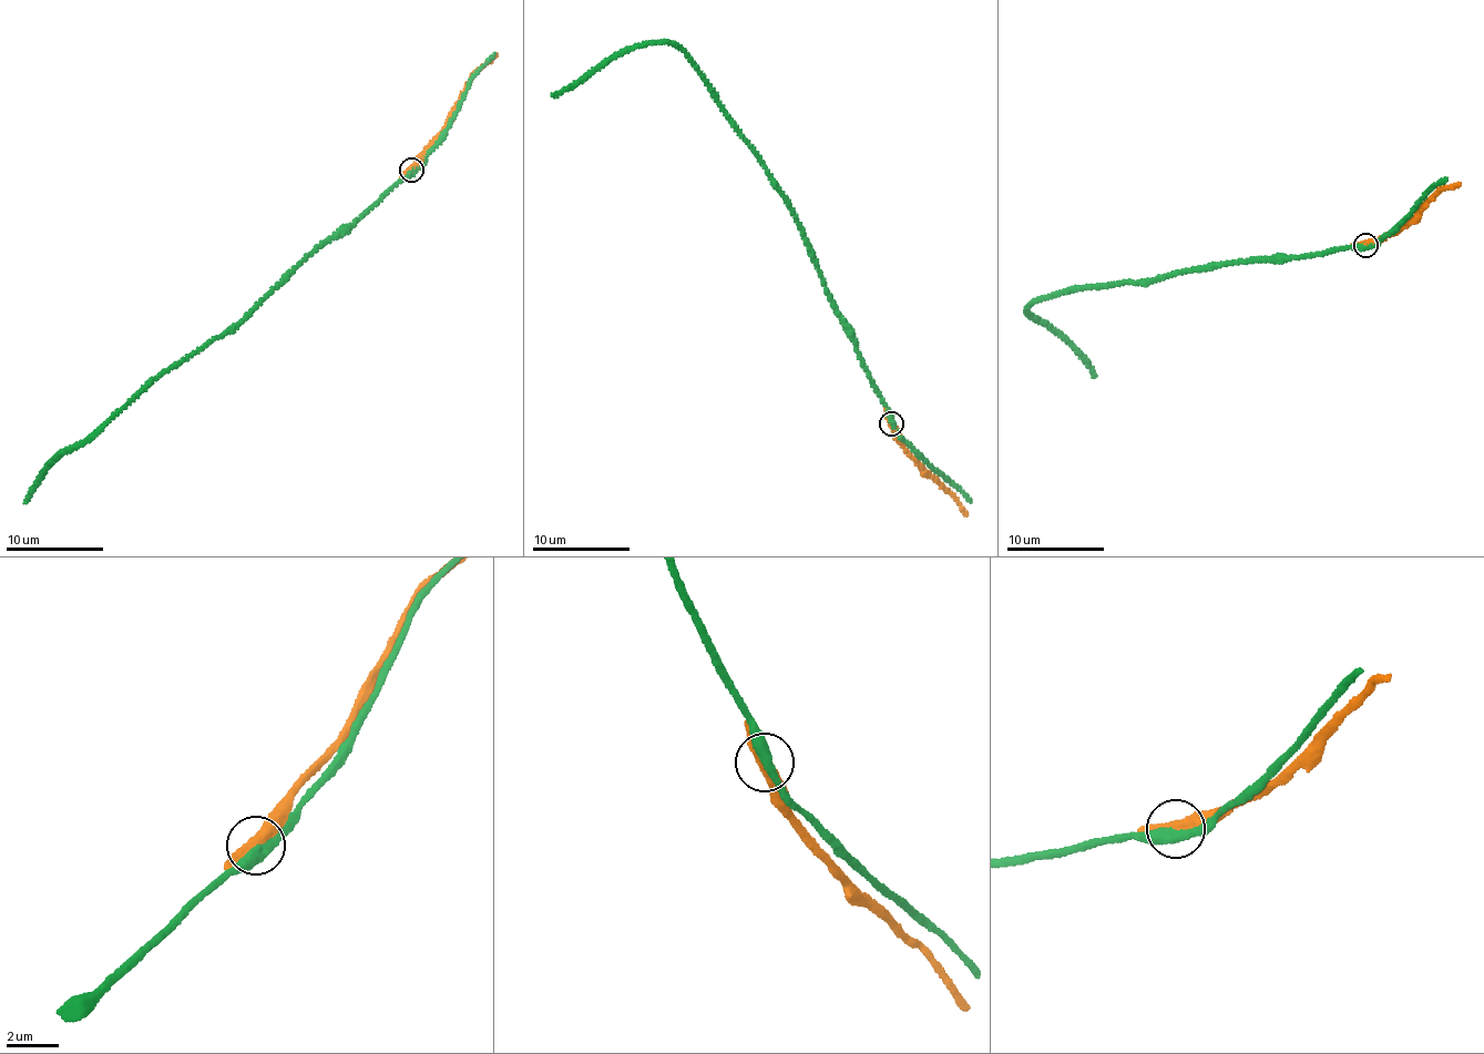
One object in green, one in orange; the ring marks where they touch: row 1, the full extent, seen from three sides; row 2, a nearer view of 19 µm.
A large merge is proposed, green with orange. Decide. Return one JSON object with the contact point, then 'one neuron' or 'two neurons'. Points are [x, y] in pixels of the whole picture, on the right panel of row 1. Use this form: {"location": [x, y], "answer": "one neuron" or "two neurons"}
{"location": [1365, 245], "answer": "two neurons"}

